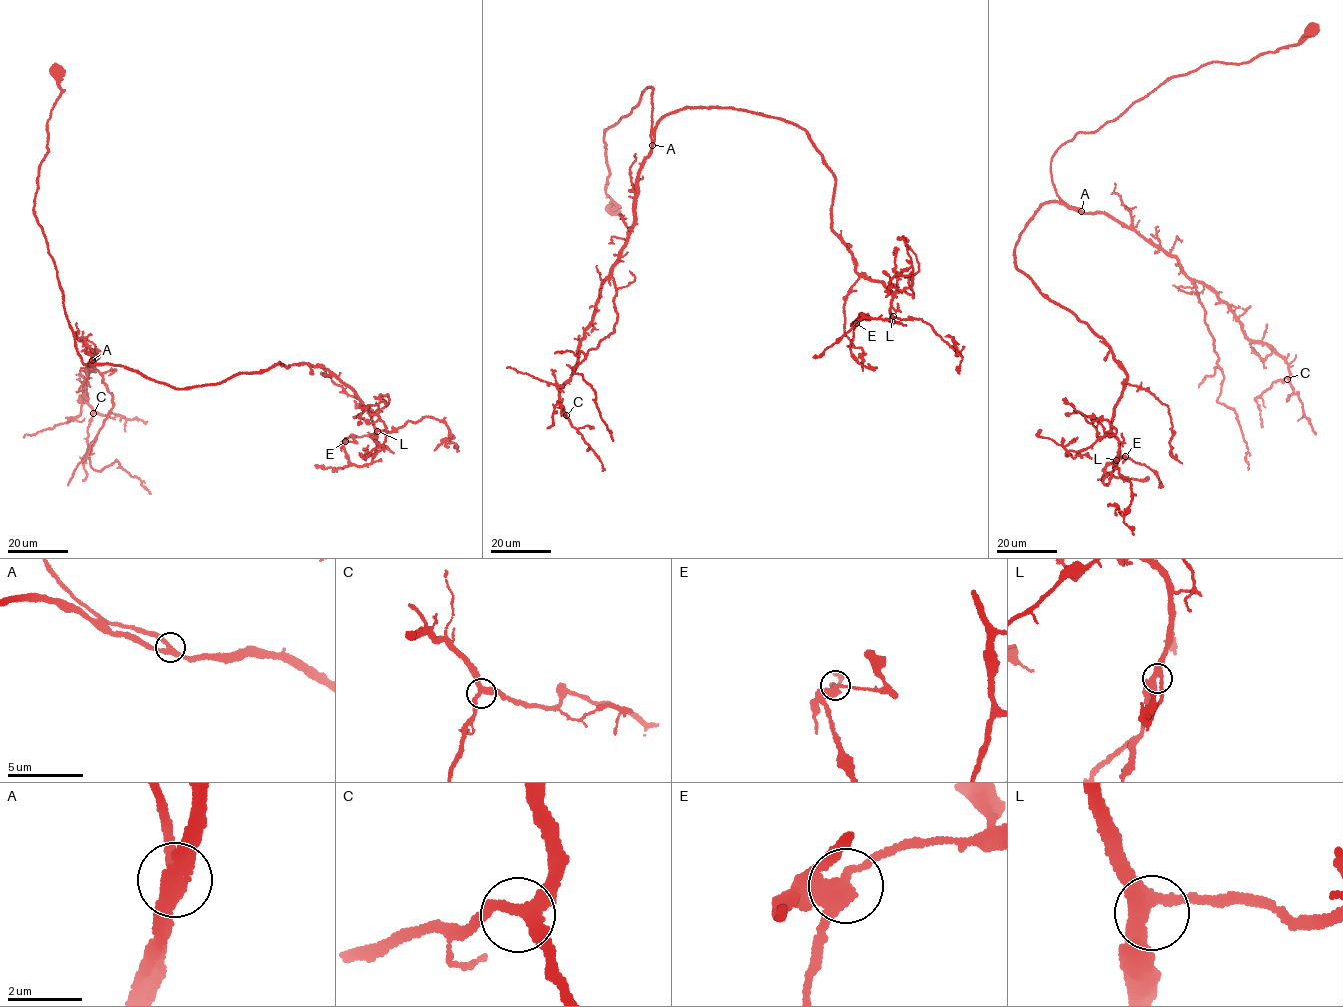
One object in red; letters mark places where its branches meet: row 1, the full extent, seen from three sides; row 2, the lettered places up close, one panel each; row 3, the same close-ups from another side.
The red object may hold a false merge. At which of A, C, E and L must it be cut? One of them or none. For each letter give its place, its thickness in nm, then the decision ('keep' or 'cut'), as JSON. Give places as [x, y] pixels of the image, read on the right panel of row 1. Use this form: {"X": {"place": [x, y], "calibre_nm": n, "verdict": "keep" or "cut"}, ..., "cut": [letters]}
{"A": {"place": [1081, 211], "calibre_nm": 320, "verdict": "keep"}, "C": {"place": [1287, 379], "calibre_nm": 300, "verdict": "keep"}, "E": {"place": [1125, 456], "calibre_nm": 360, "verdict": "keep"}, "L": {"place": [1116, 460], "calibre_nm": 360, "verdict": "keep"}, "cut": []}

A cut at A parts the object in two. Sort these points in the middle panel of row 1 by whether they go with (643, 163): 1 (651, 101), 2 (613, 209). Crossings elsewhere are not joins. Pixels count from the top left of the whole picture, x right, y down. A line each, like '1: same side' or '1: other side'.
1: other side
2: other side

